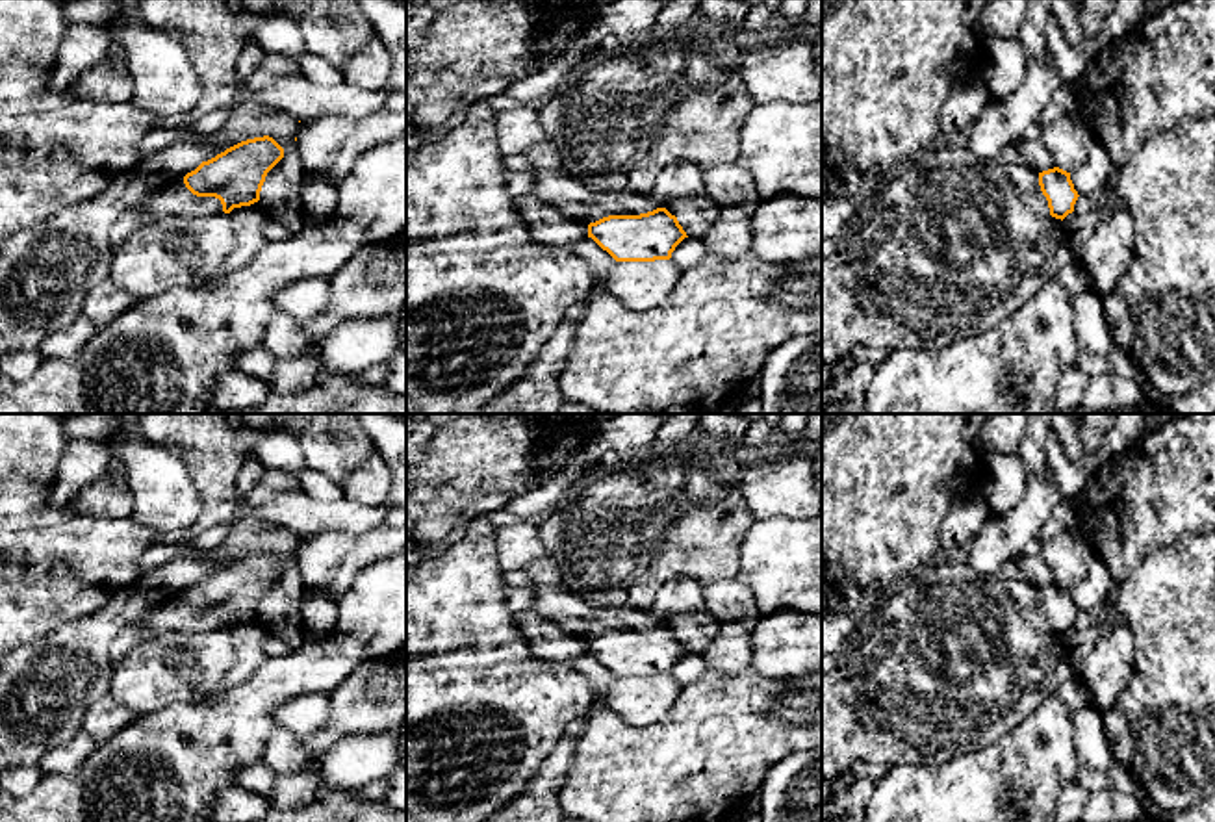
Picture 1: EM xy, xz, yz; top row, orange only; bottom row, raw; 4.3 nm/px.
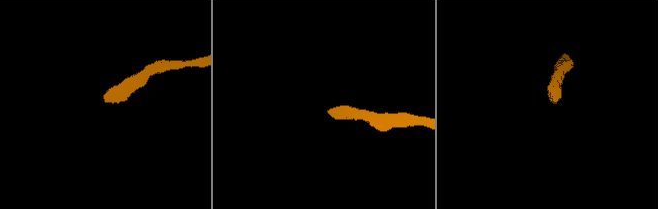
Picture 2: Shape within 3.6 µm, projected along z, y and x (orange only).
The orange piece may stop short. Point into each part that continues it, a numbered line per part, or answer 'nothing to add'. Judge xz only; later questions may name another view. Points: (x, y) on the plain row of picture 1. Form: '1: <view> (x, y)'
1: xz (575, 616)

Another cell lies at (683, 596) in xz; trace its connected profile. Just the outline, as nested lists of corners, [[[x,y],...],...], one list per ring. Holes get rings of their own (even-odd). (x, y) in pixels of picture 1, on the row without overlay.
[[[690,577],[671,579],[659,590],[649,610],[660,623],[671,616],[703,612],[703,584]]]

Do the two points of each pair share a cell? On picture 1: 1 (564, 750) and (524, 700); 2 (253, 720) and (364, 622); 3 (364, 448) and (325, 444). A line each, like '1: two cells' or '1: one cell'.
1: two cells
2: one cell
3: one cell

